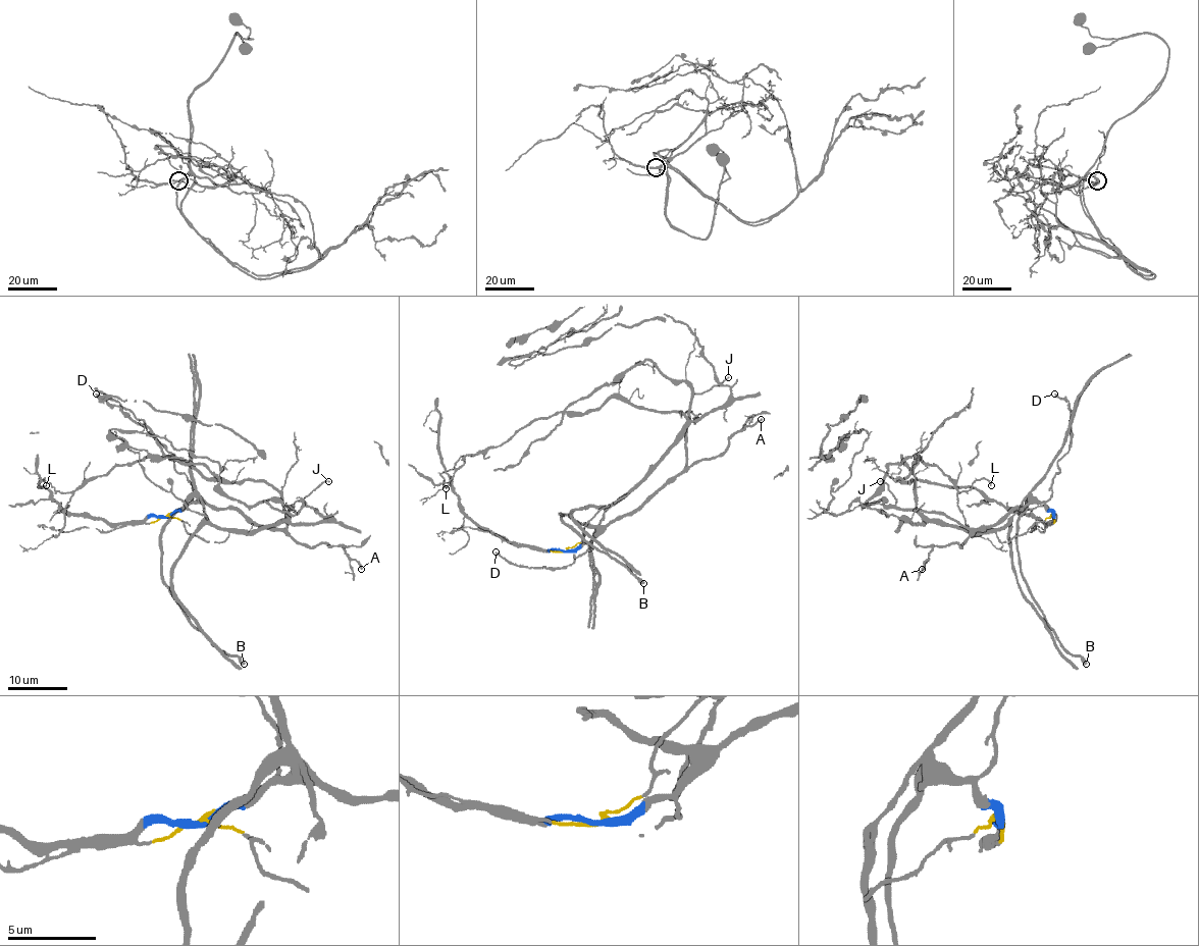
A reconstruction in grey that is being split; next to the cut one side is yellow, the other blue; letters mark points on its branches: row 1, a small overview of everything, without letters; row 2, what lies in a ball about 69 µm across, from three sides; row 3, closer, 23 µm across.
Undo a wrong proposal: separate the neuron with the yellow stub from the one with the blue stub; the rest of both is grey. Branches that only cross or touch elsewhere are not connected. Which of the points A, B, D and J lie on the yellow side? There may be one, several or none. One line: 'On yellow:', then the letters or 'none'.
On yellow: none

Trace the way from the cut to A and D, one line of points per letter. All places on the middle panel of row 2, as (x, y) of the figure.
A: (565, 550), (580, 547), (611, 523), (633, 514), (668, 482), (697, 462), (715, 458), (739, 432), (761, 419)
D: (565, 550), (589, 543), (592, 547), (577, 557), (573, 556), (574, 561), (562, 567), (519, 567), (496, 553)

